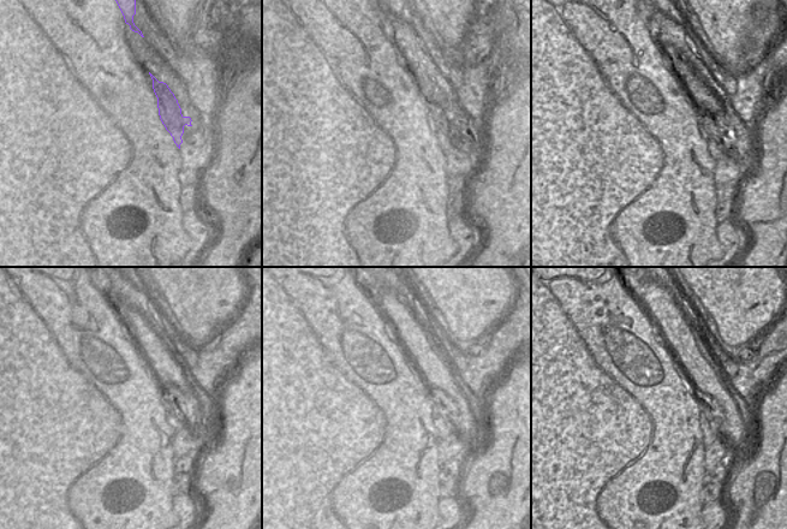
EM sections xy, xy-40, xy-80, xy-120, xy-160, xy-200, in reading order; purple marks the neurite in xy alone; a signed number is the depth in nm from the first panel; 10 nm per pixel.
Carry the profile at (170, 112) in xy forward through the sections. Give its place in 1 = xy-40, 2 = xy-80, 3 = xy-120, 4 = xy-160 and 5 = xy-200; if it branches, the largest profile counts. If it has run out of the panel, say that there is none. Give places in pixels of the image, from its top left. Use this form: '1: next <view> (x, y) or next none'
1: next xy-40 (441, 123)
2: next xy-80 (708, 124)
3: next xy-120 (174, 420)
4: next xy-160 (442, 423)
5: next xy-200 (710, 426)

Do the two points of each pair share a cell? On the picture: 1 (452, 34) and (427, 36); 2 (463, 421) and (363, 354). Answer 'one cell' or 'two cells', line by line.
1: two cells
2: two cells

